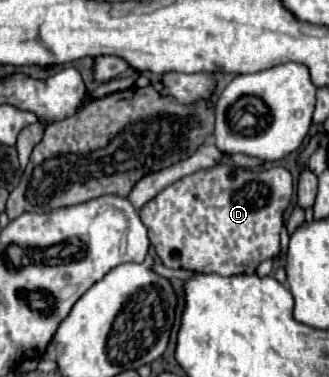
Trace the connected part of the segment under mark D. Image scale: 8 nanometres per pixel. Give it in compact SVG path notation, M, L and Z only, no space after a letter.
M220 163L168 185L142 207L140 219L148 227L150 241L166 267L216 275L250 275L262 261L278 255L282 215L292 193L294 181L284 167L252 171Z

